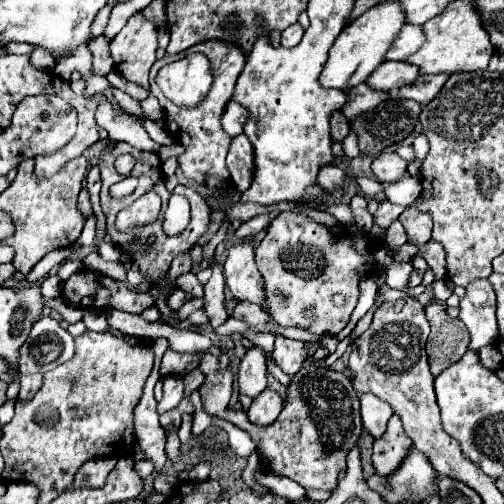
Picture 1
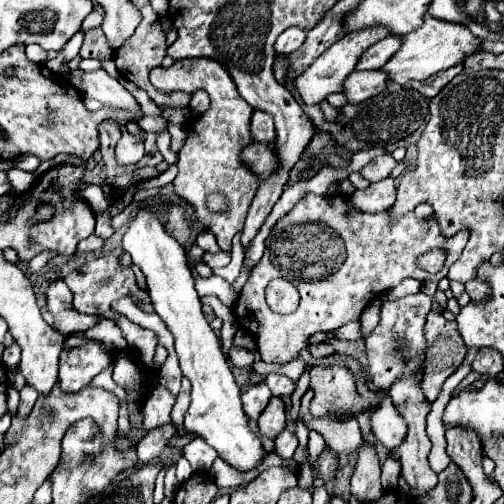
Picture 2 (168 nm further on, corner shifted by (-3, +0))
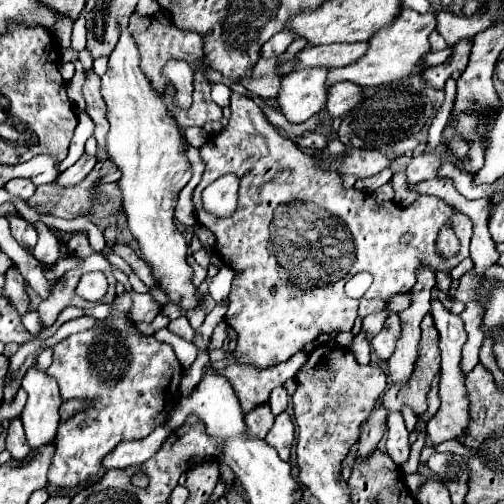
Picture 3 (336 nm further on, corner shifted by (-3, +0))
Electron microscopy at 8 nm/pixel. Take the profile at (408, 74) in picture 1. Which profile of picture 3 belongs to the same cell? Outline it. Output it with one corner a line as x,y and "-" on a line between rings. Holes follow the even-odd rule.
337,83
333,87
327,89
327,103
325,103
325,111
335,119
345,115
347,111
351,111
359,101
361,101
363,93
359,85
351,85
351,83

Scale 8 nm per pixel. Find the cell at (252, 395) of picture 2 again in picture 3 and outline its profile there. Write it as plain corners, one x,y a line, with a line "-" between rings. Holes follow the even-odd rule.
261,405
261,407
255,409
253,413
249,413
249,415
245,417
249,437
265,439
265,435
267,435
269,429
273,427
273,419
275,419
275,417
271,415
271,409
267,409
267,405

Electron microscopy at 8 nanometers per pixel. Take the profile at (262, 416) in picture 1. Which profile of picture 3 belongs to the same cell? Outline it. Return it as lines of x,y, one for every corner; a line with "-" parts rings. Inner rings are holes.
281,413
279,417
275,417
273,429
267,433
267,439
265,441
273,449
277,449
277,453
279,453
279,457
283,461
289,461
291,445
293,445
293,431
295,431
295,427
293,427
289,415
287,413

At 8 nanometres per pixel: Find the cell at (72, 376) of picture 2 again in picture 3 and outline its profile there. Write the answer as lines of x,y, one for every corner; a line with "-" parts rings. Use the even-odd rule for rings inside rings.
125,291
111,303
107,319
95,327
69,335
53,345
53,363
45,373
57,379
61,399
91,401
87,409
61,421
55,437
55,455
49,467
49,483
55,489
73,489
83,485
101,469
101,459
121,441
145,439
155,427
165,425
169,411
181,399
179,385
183,367
169,343
157,341
153,335
143,335
127,317
131,295
-
103,335
107,341
103,343
-
109,335
115,337
109,337

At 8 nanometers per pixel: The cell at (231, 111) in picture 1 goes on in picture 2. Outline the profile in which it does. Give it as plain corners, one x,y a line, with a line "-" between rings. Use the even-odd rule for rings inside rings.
253,111
251,121
249,121
249,131
251,131
251,137
255,141
267,141
267,143
273,143
275,141
273,121
263,111

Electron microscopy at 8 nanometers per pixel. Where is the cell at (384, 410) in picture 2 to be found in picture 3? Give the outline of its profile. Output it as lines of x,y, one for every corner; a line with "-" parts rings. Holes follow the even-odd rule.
391,413
387,421
387,455
401,467
409,459
409,433
401,413

